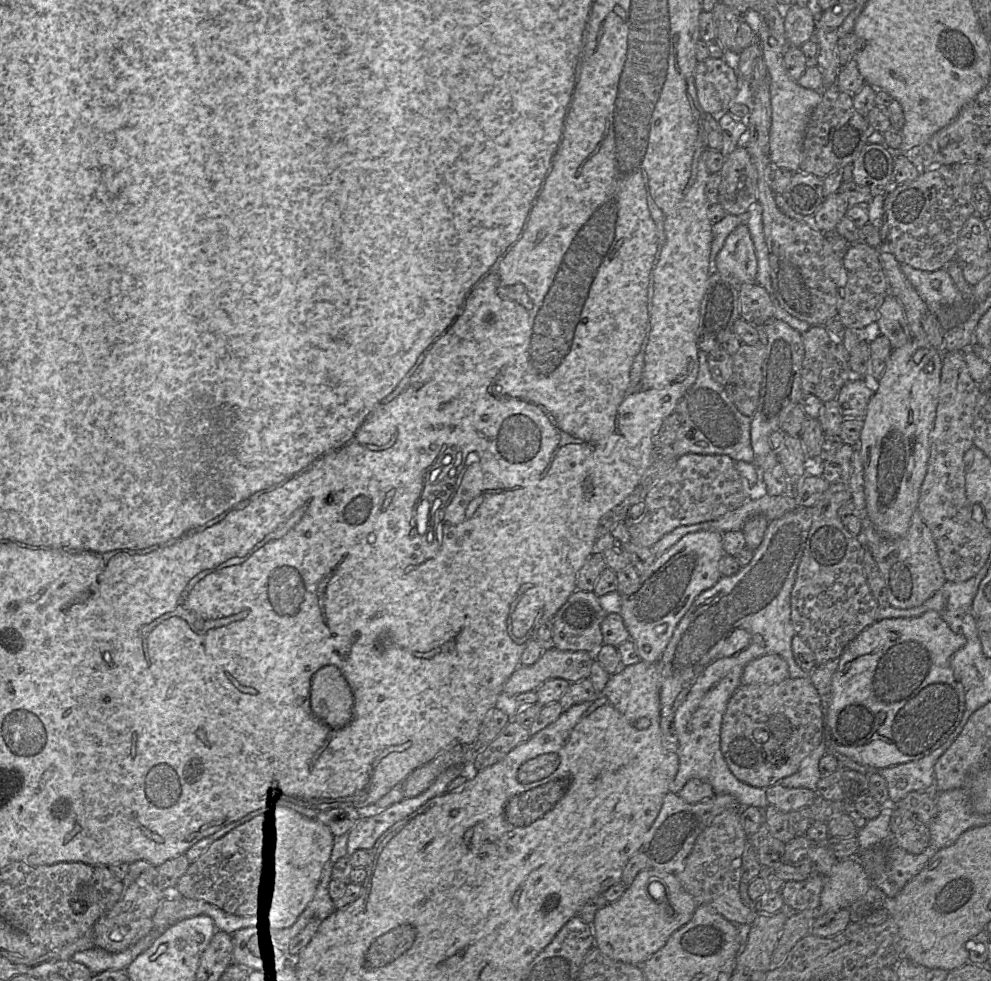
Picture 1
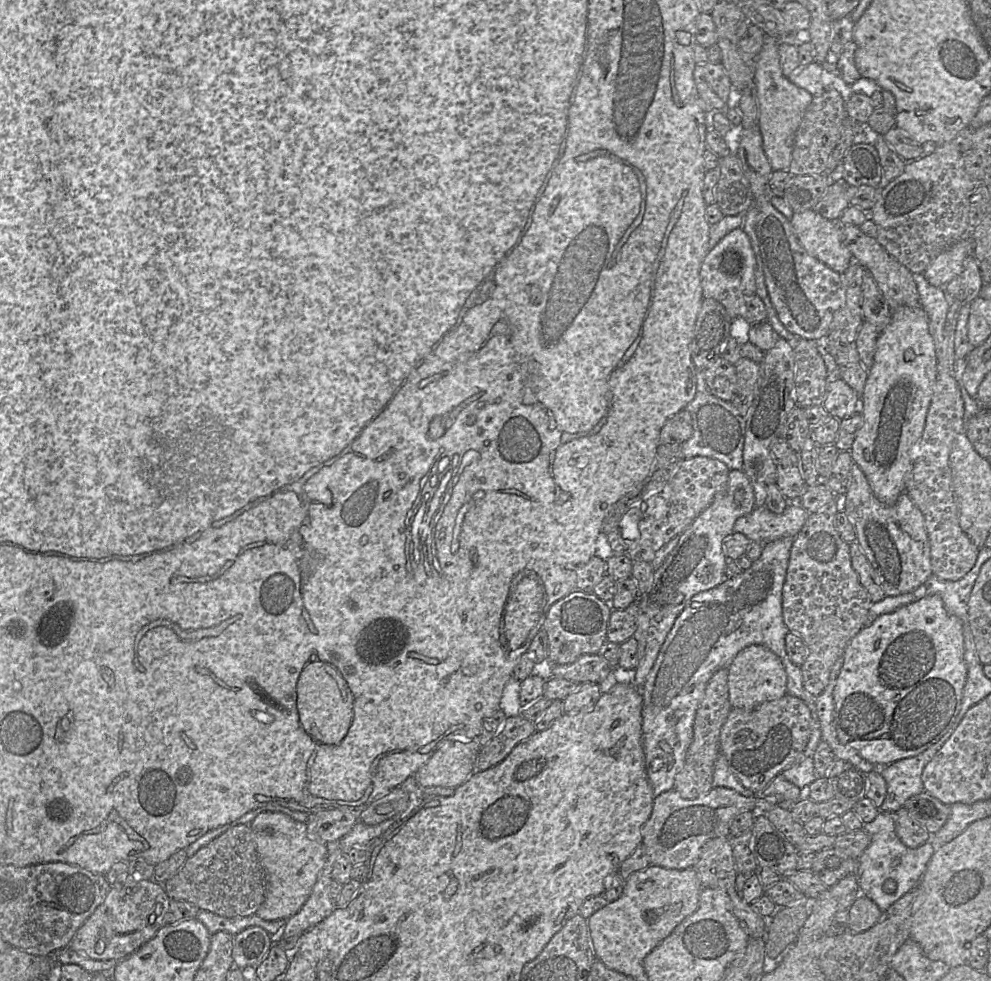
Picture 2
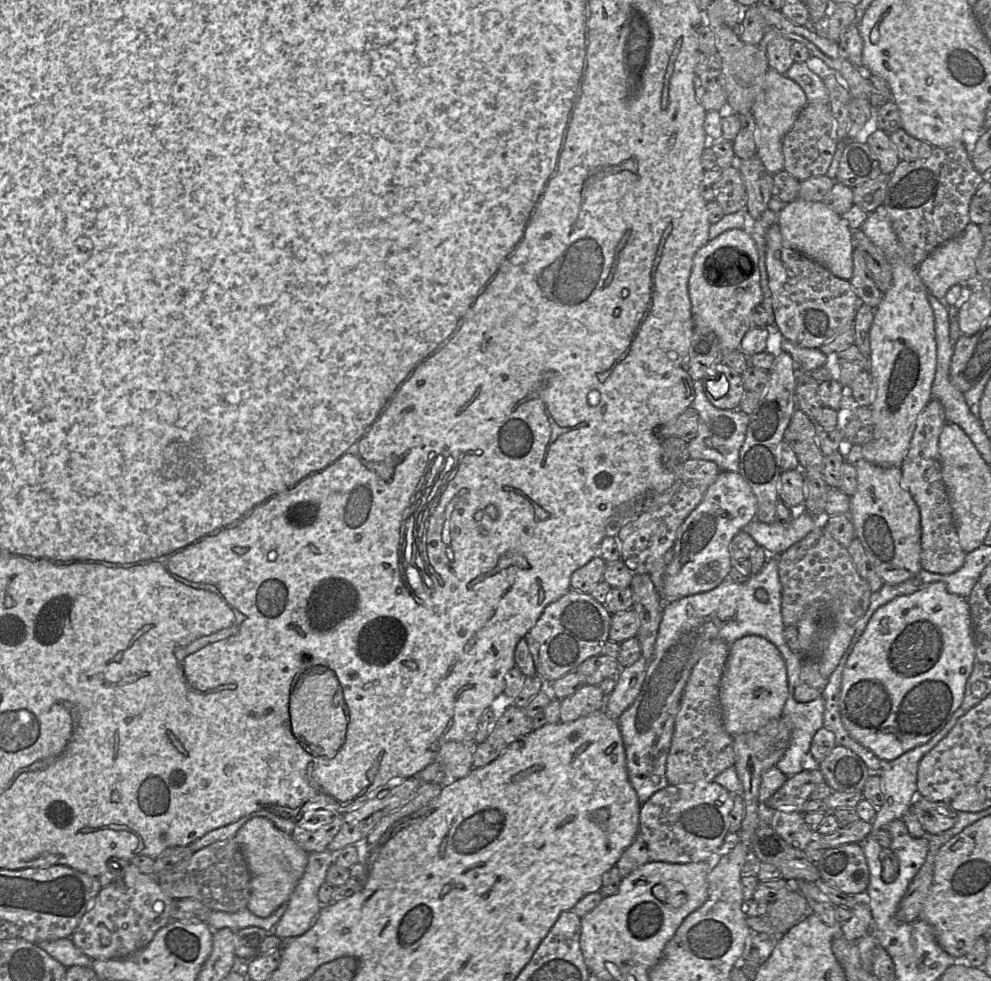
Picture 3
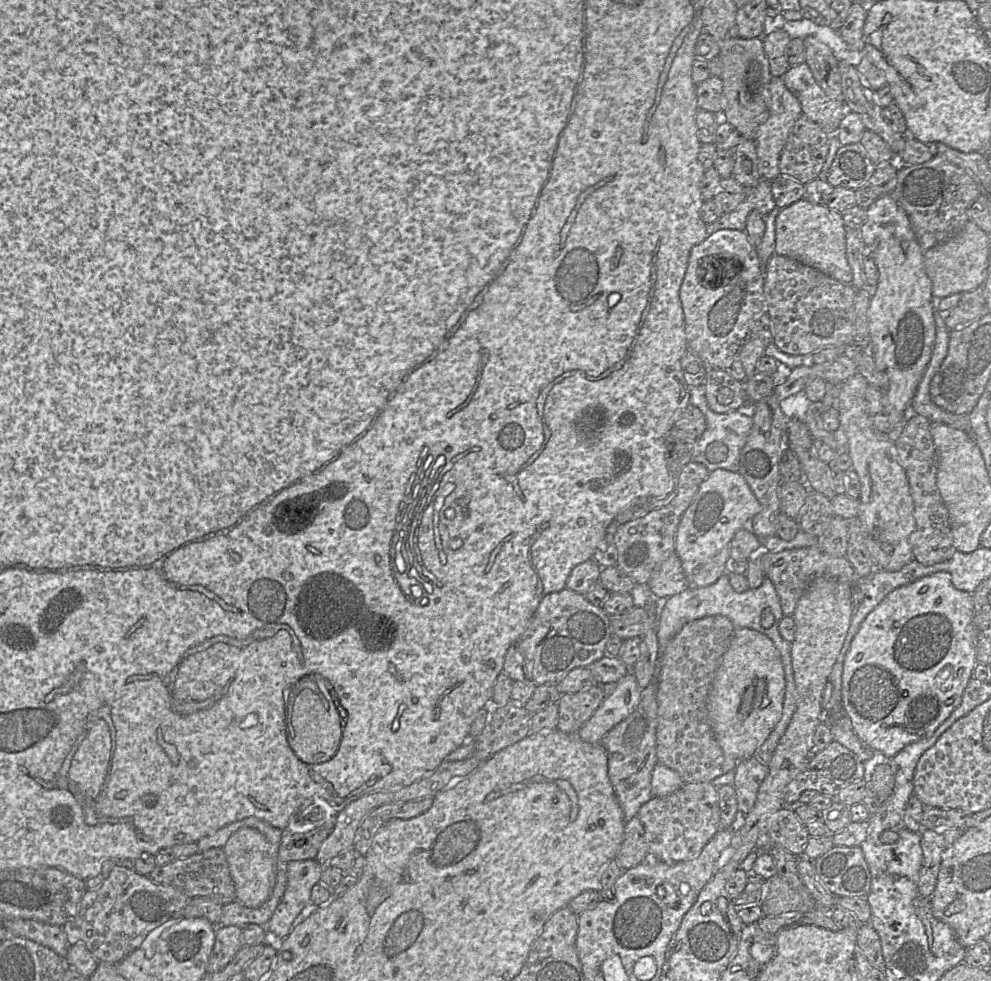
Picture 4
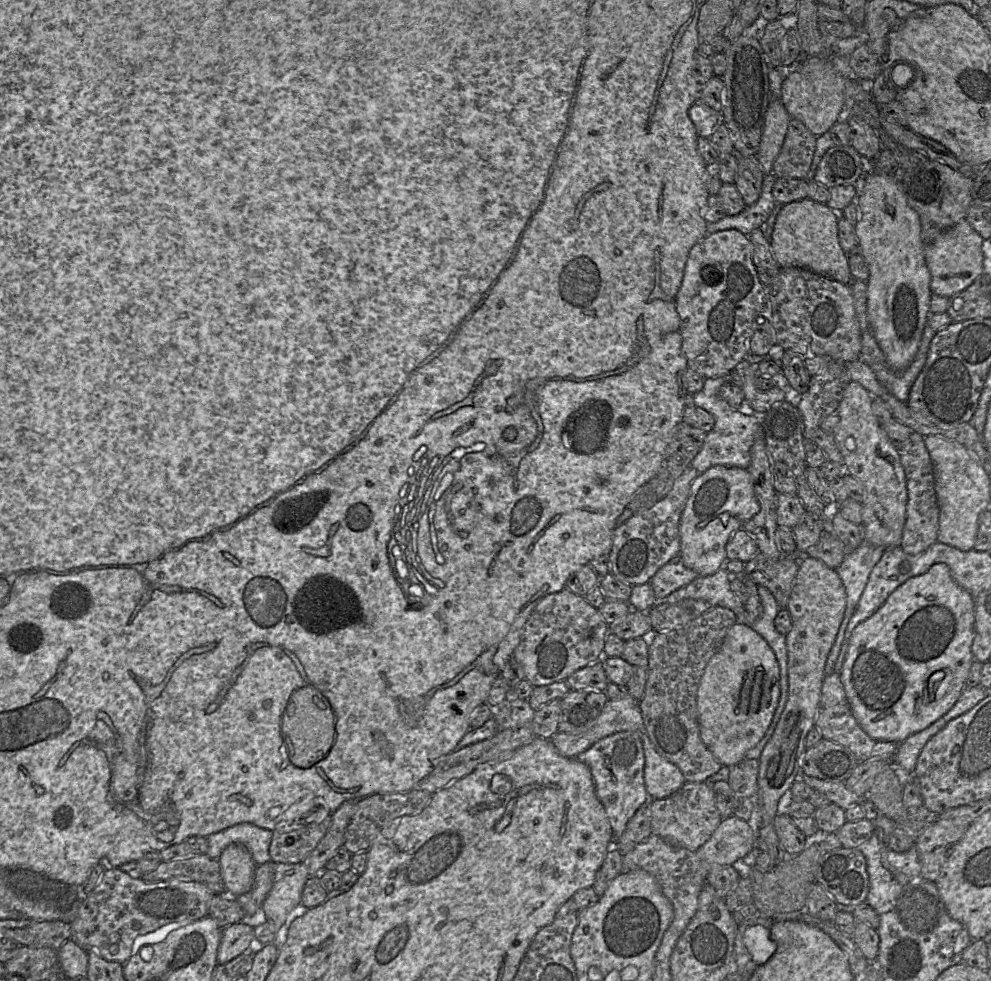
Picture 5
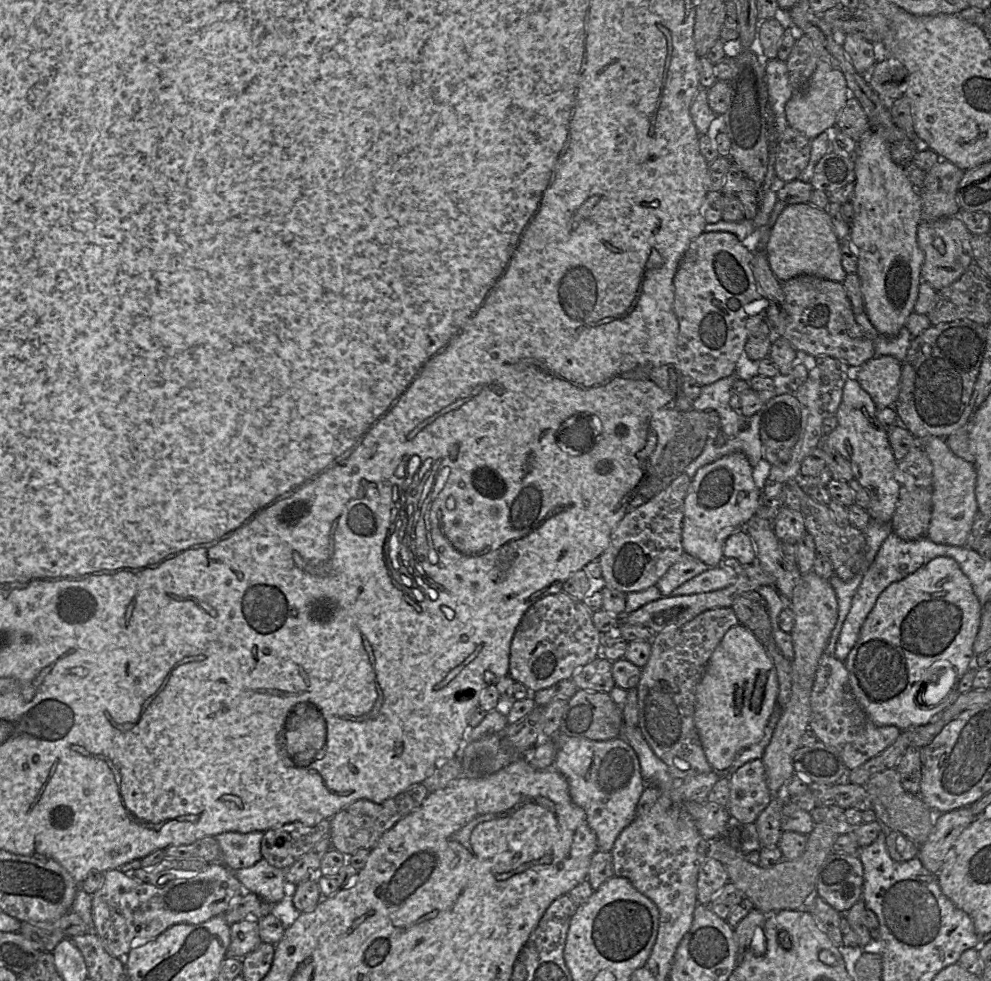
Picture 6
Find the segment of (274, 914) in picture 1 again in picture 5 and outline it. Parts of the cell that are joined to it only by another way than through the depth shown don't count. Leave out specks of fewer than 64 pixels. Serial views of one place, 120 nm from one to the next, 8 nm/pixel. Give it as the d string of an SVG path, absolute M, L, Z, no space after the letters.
M232 843L218 859L226 893L237 897L251 890L257 868L250 852L241 844Z

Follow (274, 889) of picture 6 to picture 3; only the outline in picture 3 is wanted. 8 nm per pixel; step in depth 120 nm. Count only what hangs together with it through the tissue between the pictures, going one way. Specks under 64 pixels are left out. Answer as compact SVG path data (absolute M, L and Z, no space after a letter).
M328 850L308 853L304 874L297 883L283 916L269 933L285 941L304 934L312 927L322 909L318 890L325 882L334 855Z

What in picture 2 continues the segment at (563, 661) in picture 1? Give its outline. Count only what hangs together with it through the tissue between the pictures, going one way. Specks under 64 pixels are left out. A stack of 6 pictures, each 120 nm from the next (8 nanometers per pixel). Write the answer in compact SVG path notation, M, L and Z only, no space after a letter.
M584 654L575 662L566 665L549 662L536 664L531 674L542 675L545 680L556 677L571 680L578 684L599 684L612 669L616 668L612 668L600 655Z

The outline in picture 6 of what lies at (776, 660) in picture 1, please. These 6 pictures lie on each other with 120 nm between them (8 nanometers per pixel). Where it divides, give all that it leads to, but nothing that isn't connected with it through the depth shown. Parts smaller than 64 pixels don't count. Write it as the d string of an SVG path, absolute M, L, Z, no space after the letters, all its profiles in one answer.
M744 625L730 627L713 650L695 692L694 724L713 771L727 770L742 750L762 739L777 693L775 666L763 644Z

